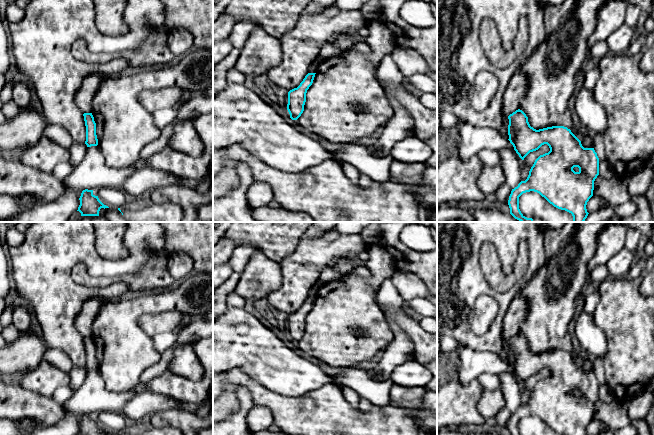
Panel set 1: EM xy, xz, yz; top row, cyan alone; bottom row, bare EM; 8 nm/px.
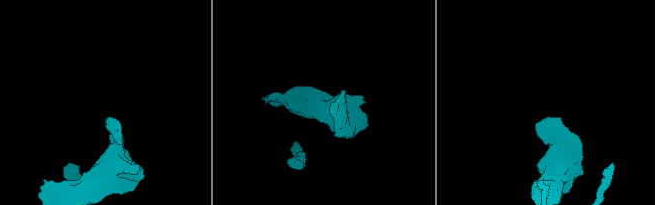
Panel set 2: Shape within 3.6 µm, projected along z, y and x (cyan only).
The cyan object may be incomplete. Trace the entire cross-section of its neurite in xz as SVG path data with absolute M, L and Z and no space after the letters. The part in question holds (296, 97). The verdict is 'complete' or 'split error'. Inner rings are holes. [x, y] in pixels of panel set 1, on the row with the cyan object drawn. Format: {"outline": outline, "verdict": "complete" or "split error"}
{"outline": "M308 73L297 88L288 92L287 110L292 120L297 120L304 111L306 93L312 85L316 73Z", "verdict": "complete"}

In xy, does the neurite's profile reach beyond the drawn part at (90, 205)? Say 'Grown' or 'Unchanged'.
Unchanged

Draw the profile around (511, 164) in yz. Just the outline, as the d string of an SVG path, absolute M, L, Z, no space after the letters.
M504 149L500 152L501 167L505 174L505 183L514 189L521 182L522 162L514 149Z

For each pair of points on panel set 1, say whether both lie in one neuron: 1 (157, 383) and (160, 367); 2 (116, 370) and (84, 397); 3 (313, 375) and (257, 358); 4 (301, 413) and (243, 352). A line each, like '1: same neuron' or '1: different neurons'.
1: different neurons
2: different neurons
3: same neuron
4: different neurons

